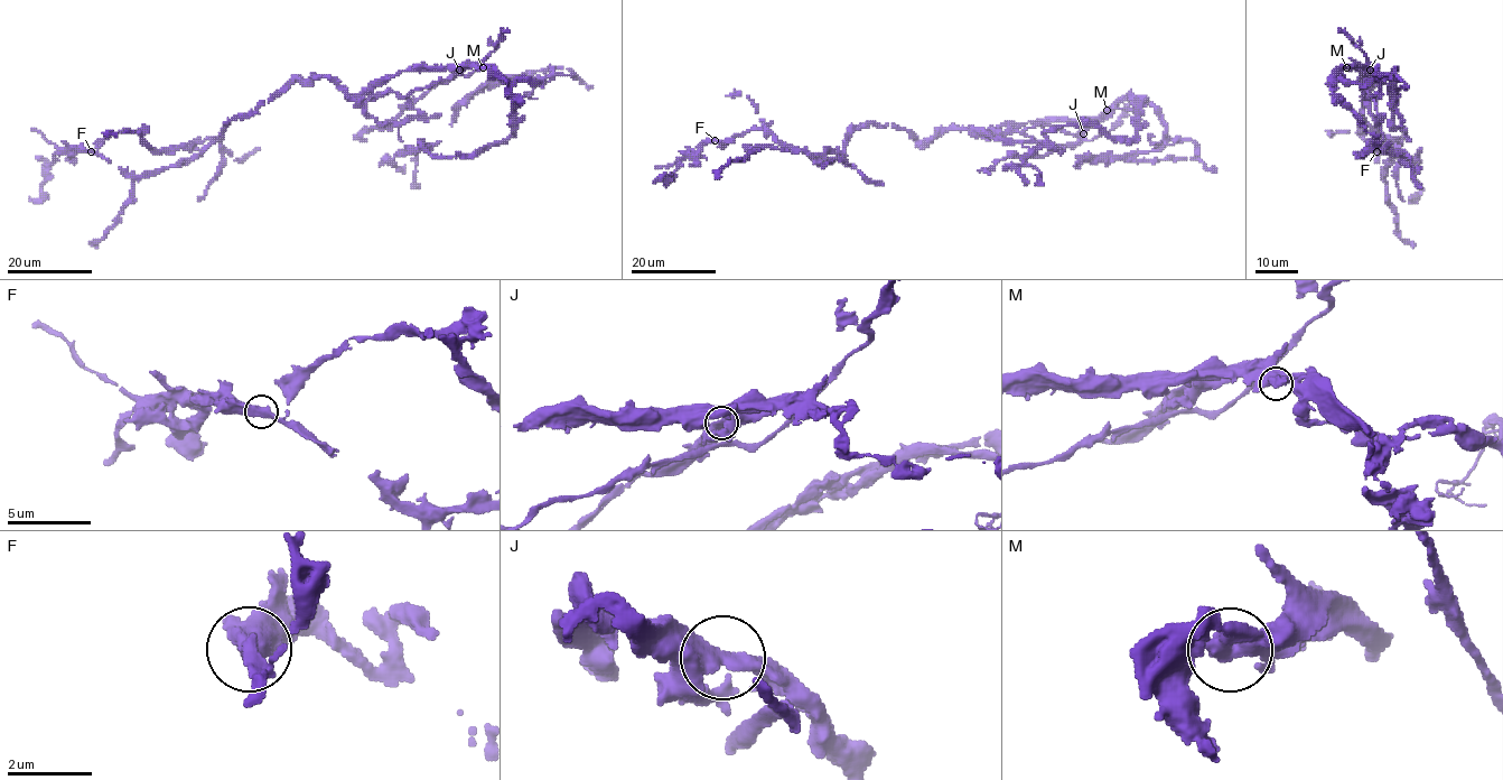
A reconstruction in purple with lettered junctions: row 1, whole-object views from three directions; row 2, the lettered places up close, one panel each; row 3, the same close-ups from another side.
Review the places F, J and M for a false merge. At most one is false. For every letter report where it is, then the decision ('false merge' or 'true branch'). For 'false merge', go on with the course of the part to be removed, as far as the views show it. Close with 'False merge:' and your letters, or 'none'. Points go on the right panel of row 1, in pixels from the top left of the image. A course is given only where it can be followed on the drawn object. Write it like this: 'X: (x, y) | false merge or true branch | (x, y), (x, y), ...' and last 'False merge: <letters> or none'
F: (1377, 151) | true branch
J: (1370, 70) | true branch
M: (1346, 67) | true branch
False merge: none

